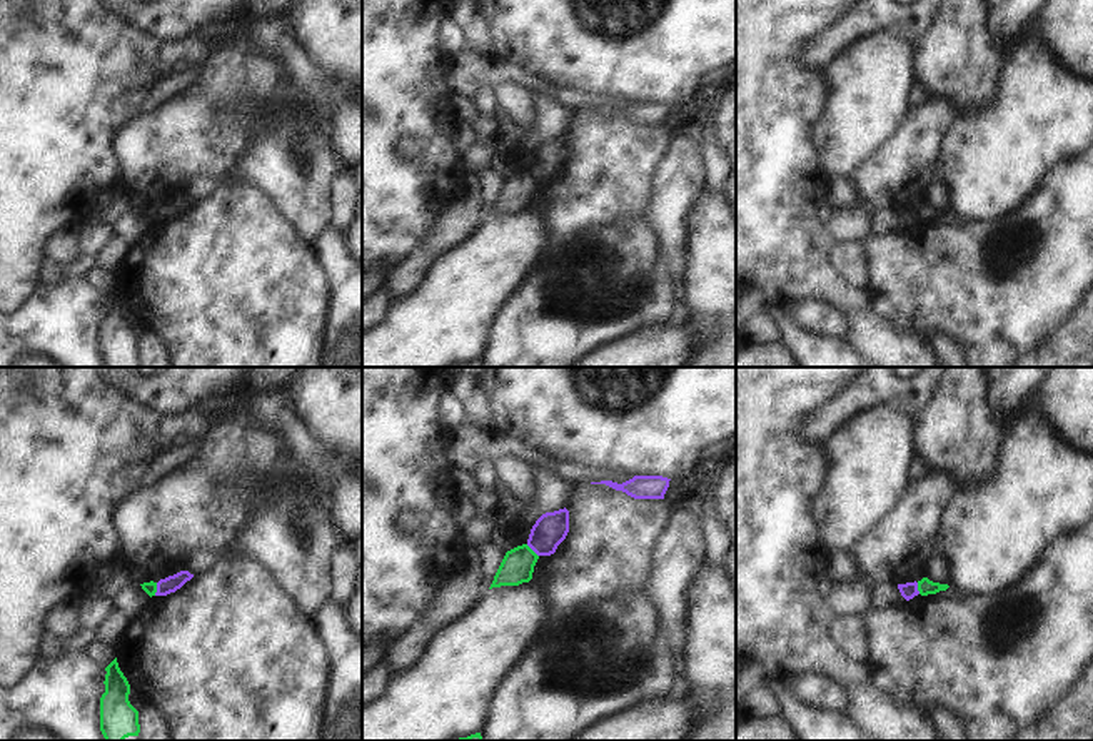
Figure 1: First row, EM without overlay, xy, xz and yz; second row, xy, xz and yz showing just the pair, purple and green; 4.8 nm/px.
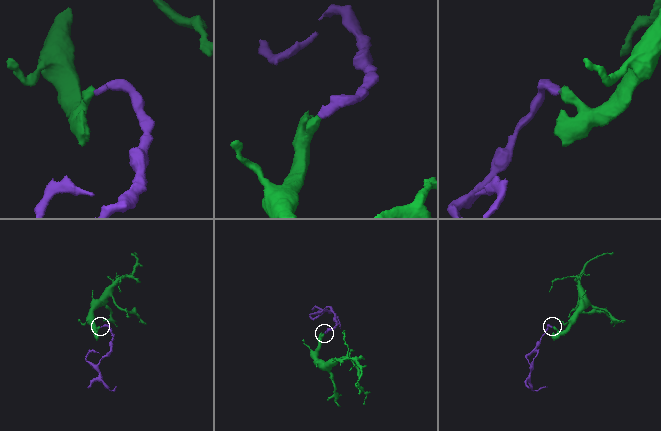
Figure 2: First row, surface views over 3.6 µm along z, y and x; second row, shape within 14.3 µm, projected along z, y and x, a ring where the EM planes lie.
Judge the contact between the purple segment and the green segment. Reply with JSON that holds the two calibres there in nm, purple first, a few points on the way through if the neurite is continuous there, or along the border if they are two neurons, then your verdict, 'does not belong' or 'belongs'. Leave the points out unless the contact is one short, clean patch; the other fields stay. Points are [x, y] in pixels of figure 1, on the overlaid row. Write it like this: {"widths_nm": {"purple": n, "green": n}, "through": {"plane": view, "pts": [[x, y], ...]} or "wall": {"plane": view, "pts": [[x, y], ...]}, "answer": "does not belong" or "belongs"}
{"widths_nm": {"purple": 80, "green": 60}, "wall": {"plane": "xy", "pts": [[157, 583], [154, 594]]}, "answer": "does not belong"}

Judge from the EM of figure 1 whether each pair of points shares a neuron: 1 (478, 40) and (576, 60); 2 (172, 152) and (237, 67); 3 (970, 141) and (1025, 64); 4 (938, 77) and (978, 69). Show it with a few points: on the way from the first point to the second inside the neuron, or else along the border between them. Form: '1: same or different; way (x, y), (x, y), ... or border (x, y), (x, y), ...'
1: different; border (484, 20), (491, 32), (491, 55)
2: same; way (192, 131), (202, 120), (216, 89)
3: same; way (988, 122), (1025, 82)
4: same; way (948, 69), (968, 69)

